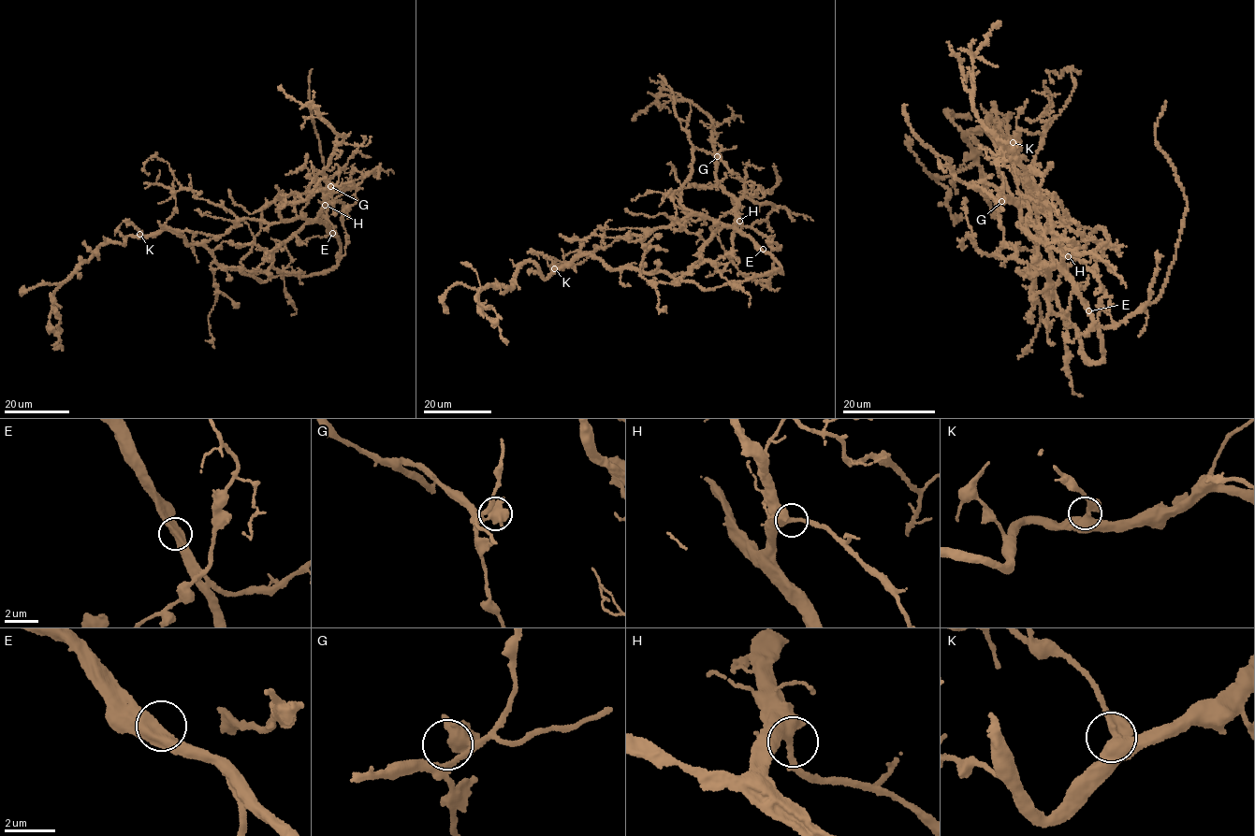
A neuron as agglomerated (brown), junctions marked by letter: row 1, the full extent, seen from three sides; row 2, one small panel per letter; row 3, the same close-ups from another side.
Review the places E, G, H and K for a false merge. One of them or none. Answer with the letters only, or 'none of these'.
none of these

